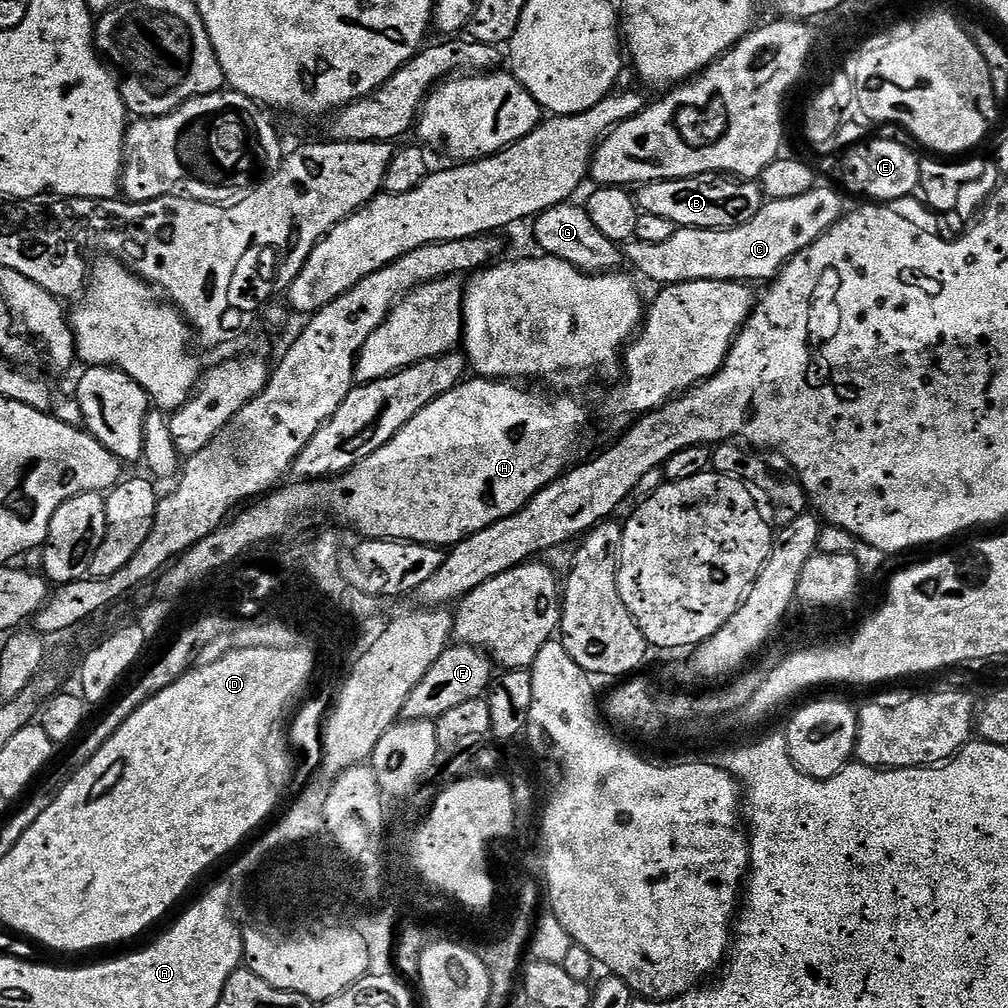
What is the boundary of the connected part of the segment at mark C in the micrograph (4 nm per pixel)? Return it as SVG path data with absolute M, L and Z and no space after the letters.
M817 186L806 194L798 194L798 198L785 200L768 200L742 226L733 228L677 228L676 233L666 242L646 242L633 239L626 248L626 260L629 260L648 280L653 280L656 286L681 284L691 280L734 280L737 282L753 282L764 280L768 282L784 267L784 263L794 254L812 244L823 232L836 223L845 211L846 205L840 201L840 196L832 188Z

